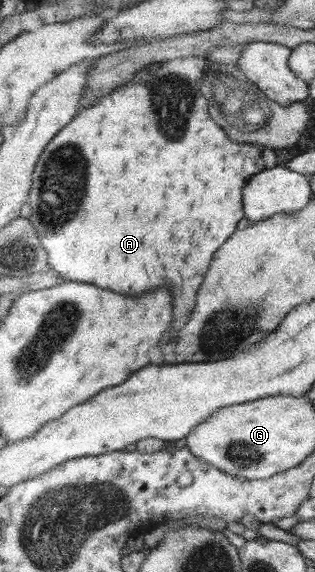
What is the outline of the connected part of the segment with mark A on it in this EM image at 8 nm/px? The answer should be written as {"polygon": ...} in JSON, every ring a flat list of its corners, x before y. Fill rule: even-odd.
{"polygon":[[207,55,177,57,145,67,141,73,137,73,137,77,133,81,127,85,121,85,119,89,115,89,115,92,103,97,100,104,84,108,45,150,37,165,34,177,33,206,35,206,35,216,33,216,33,223,37,225,39,235,43,236,43,245,51,253,51,268,57,269,65,277,65,280,91,282,91,284,99,284,103,288,113,288,113,290,117,286,117,292,133,292,127,296,141,296,141,292,151,292,157,286,171,284,177,292,175,294,177,296,177,324,175,324,175,328,183,328,189,322,193,308,197,304,199,288,203,286,205,276,208,275,217,252,239,230,239,222,247,217,245,188,253,176,279,166,279,154,277,154,276,148,261,143,251,144,233,140,227,129,215,122,211,111,212,102,201,89,211,62]]}

